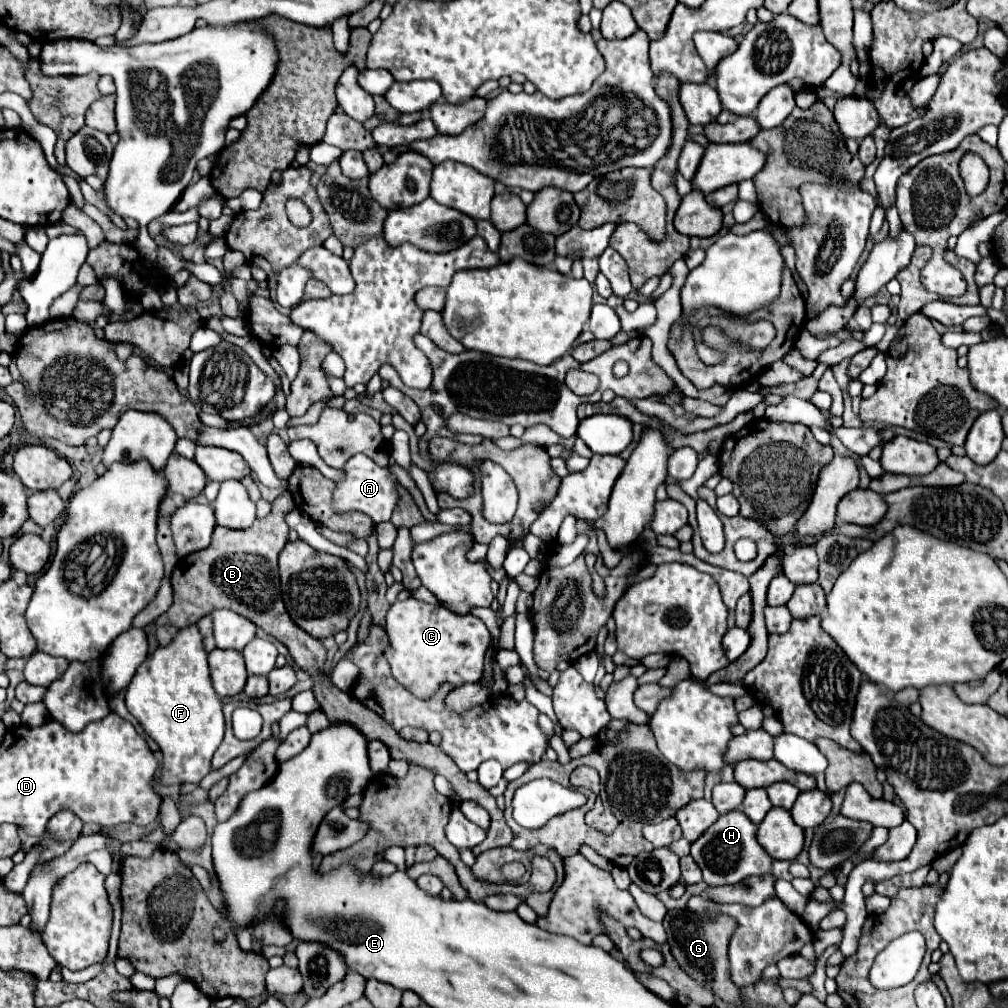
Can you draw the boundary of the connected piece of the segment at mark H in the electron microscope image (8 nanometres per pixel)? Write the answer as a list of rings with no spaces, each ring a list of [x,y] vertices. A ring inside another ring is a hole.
[[[730,811],[720,815],[700,839],[692,843],[690,855],[702,869],[704,881],[712,887],[718,885],[734,885],[750,875],[768,875],[772,869],[772,857],[758,845],[756,841],[756,825],[742,813]]]

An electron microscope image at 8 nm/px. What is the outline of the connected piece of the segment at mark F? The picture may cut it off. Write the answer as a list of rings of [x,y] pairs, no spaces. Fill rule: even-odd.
[[[196,625],[180,629],[170,645],[158,647],[146,657],[126,689],[126,705],[160,745],[164,755],[162,781],[166,785],[200,783],[212,771],[210,759],[224,737],[224,713],[208,675],[208,653]]]

